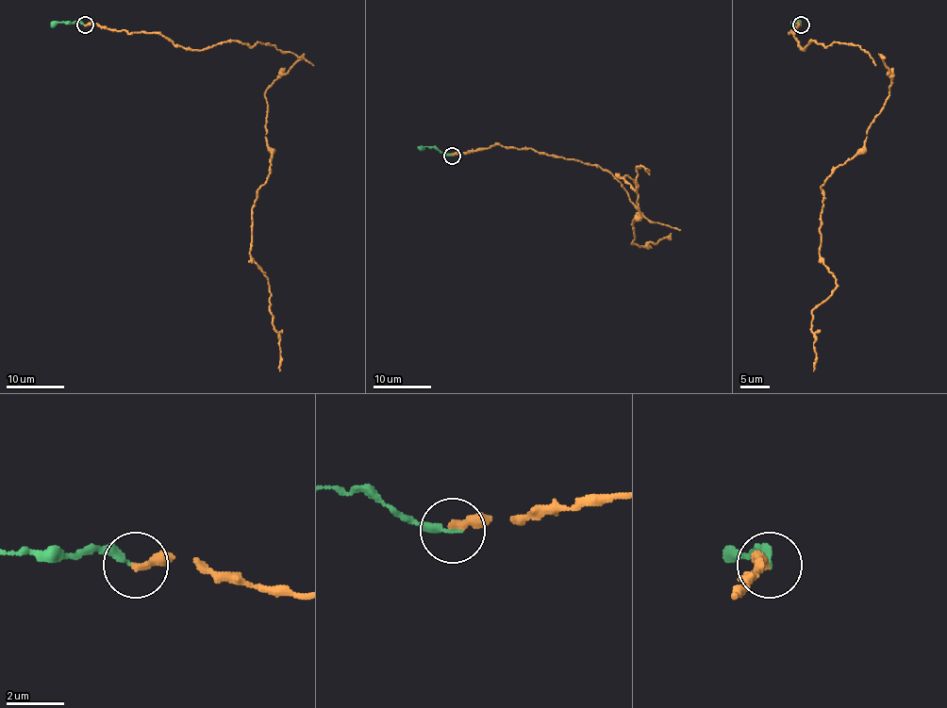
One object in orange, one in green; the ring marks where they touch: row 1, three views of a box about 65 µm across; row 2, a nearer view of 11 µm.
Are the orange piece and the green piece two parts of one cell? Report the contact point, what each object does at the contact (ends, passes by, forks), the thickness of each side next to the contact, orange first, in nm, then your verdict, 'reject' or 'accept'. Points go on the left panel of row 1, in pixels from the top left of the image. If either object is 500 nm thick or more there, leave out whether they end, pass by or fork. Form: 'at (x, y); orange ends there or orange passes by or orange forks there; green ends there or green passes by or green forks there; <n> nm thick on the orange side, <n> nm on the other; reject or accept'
at (85, 24); orange ends there; green ends there; 320 nm thick on the orange side, 240 nm on the other; accept

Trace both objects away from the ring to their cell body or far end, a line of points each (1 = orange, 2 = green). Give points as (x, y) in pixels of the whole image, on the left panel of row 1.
1: (84, 24), (303, 55), (267, 90), (271, 165), (252, 208), (280, 371)
2: (84, 24), (59, 23), (51, 27)

